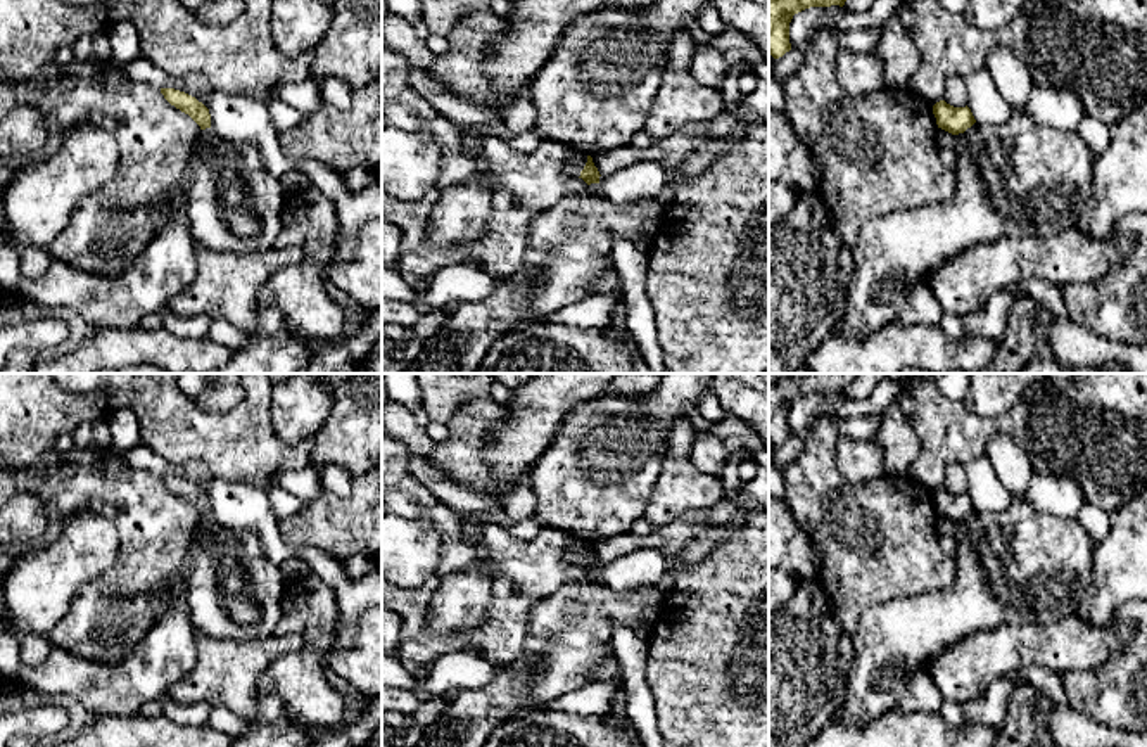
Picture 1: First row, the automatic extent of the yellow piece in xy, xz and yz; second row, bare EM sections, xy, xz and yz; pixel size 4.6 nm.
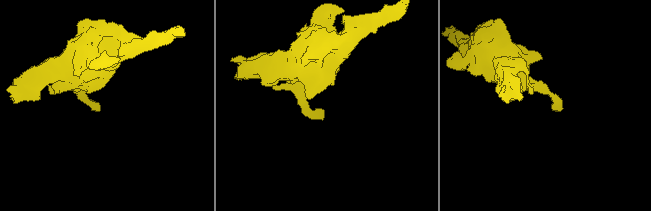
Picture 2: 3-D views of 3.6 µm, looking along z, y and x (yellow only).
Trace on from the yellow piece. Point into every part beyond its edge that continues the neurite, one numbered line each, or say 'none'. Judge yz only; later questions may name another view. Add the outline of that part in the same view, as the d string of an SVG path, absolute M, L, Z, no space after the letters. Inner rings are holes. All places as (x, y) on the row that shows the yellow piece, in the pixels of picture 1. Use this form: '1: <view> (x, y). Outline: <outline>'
none

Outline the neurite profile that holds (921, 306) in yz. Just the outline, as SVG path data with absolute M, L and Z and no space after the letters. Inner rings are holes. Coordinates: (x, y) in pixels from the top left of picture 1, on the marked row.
M928 282L916 284L910 289L910 296L902 308L898 320L914 325L914 323L926 323L926 325L938 325L941 320L941 308L933 296Z

